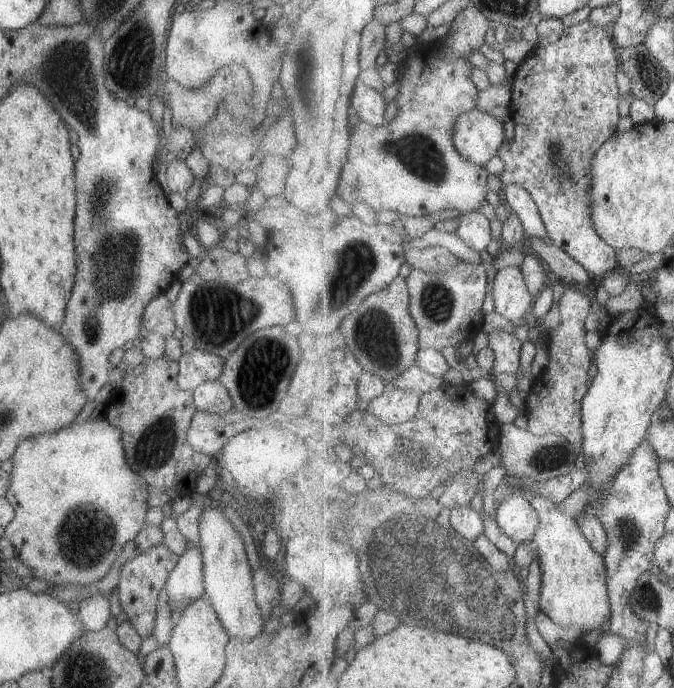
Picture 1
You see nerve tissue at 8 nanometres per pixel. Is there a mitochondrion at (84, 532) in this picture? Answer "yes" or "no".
yes

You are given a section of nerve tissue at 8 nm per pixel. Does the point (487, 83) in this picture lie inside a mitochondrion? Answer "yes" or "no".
no

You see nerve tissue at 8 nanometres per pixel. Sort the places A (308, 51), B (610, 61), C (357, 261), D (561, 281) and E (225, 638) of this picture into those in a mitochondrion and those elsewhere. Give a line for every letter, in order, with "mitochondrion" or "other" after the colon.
A: mitochondrion
B: other
C: mitochondrion
D: other
E: other

